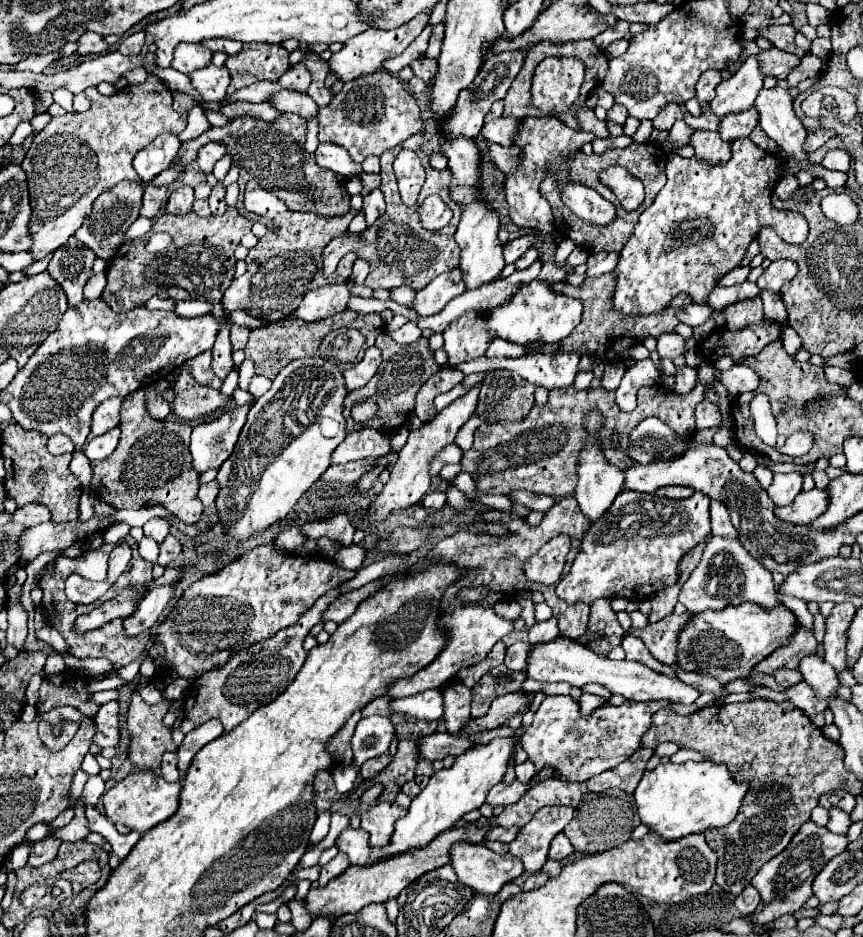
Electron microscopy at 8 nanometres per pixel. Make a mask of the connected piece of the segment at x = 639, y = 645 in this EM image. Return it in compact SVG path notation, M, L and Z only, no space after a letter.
M626 635L624 641L622 641L622 647L624 647L624 651L626 651L626 659L630 659L630 661L640 661L640 663L644 663L646 667L650 667L650 669L654 669L654 671L660 671L660 673L666 673L666 675L676 677L672 667L660 665L656 659L652 659L652 655L646 651L646 645L644 645L638 637Z

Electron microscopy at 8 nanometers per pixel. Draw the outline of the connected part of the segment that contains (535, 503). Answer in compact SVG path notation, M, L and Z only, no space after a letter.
M514 491L510 495L510 499L522 503L526 507L532 507L534 511L542 511L542 513L546 513L550 507L556 505L554 497L548 497L548 495L542 495L542 493L528 493L528 491Z

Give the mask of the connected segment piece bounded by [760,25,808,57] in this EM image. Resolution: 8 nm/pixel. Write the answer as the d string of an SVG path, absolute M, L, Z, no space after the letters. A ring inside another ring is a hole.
M772 25L766 29L760 29L760 37L766 37L768 41L772 41L774 47L786 53L794 53L796 57L804 57L808 51L796 47L794 35L796 35L796 29L792 25Z

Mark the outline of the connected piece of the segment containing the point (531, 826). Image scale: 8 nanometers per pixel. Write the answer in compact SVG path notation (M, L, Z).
M564 805L542 807L530 819L528 825L520 829L520 835L510 843L510 853L522 859L526 873L536 873L548 859L550 841L564 831L570 823L574 809Z

